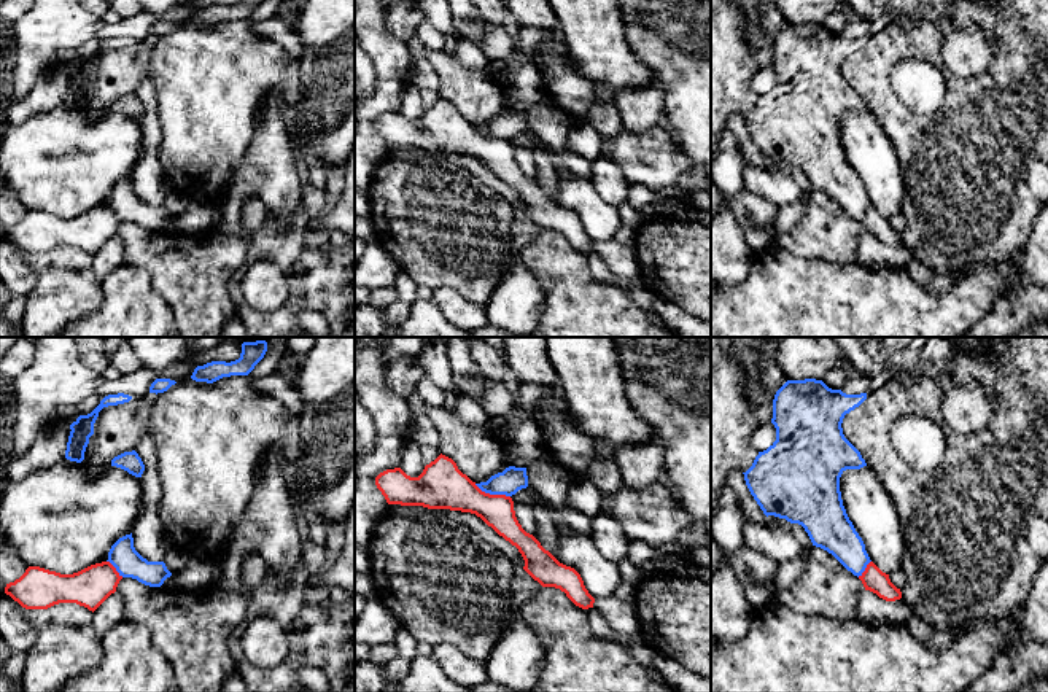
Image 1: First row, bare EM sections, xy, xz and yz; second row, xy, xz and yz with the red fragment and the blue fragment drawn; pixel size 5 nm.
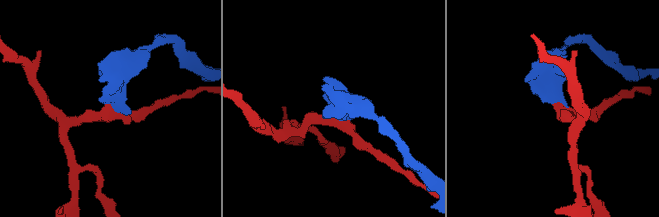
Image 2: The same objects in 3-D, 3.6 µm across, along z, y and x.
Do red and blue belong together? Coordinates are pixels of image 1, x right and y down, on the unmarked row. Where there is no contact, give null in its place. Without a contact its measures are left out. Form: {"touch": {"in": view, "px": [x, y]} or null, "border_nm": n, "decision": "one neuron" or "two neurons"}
{"touch": {"in": "xz", "px": [492, 139]}, "border_nm": 200, "decision": "two neurons"}

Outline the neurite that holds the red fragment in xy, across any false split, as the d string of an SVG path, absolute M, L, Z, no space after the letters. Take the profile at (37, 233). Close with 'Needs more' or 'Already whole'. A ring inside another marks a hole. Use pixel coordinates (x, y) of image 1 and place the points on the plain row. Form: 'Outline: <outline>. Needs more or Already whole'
Outline: M110 205L91 208L73 218L60 218L40 210L29 210L5 237L25 253L48 253L59 247L76 247L95 255L111 237L122 220Z. Already whole

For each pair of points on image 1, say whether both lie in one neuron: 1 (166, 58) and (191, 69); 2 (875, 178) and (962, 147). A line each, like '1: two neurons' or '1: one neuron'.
1: one neuron
2: two neurons

